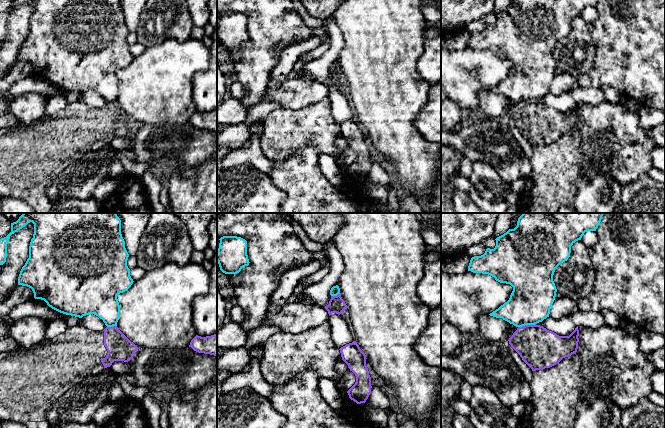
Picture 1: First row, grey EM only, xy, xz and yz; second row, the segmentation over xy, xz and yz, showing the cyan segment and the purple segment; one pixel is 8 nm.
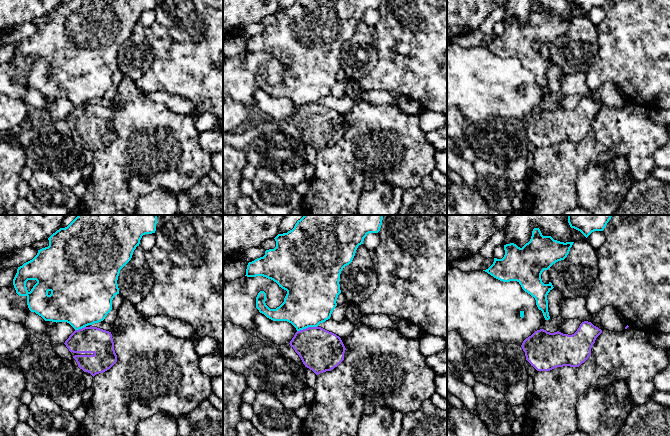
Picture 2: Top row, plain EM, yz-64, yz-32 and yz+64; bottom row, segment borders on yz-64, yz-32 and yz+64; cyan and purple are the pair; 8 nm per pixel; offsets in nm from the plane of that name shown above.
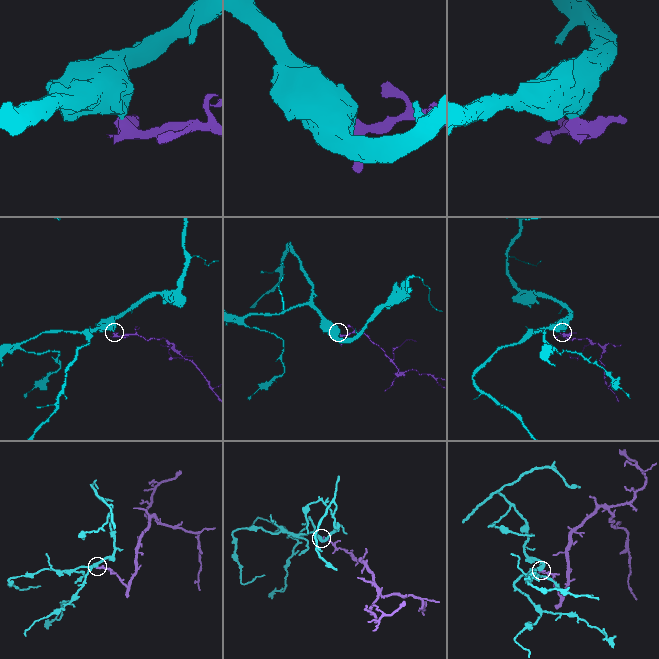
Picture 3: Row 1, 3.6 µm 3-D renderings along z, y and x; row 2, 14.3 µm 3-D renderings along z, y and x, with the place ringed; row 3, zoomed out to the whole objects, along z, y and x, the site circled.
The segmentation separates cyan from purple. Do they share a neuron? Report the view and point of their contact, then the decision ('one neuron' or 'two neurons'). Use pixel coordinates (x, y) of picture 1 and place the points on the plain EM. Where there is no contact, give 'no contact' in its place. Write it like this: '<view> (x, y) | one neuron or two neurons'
yz (526, 100) | two neurons

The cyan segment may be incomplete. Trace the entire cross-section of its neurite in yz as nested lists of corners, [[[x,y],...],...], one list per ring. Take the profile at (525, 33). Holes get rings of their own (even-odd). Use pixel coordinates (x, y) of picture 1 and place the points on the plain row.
[[[517,0],[514,5],[509,5],[497,13],[494,25],[487,24],[481,32],[471,34],[468,47],[473,49],[488,50],[500,59],[510,60],[513,67],[507,78],[490,89],[490,92],[502,94],[516,103],[535,101],[549,93],[550,85],[556,73],[556,62],[553,57],[555,45],[568,36],[571,22],[587,7],[596,7],[599,0]]]

